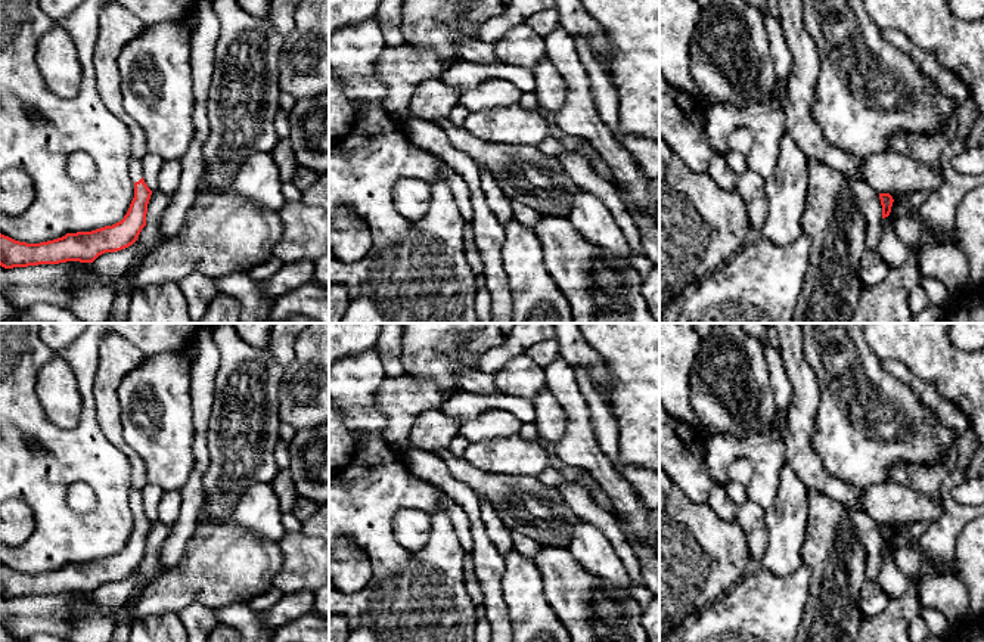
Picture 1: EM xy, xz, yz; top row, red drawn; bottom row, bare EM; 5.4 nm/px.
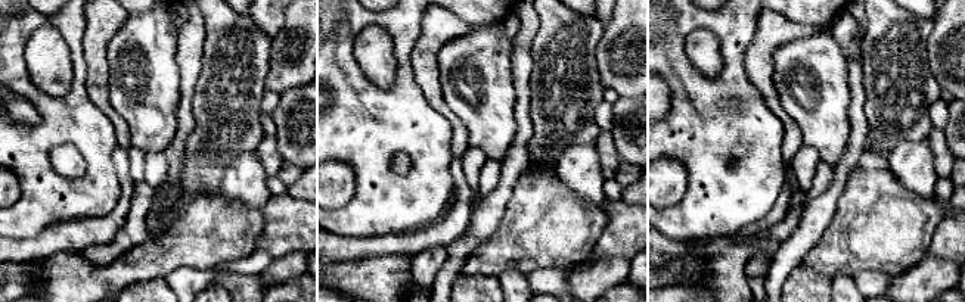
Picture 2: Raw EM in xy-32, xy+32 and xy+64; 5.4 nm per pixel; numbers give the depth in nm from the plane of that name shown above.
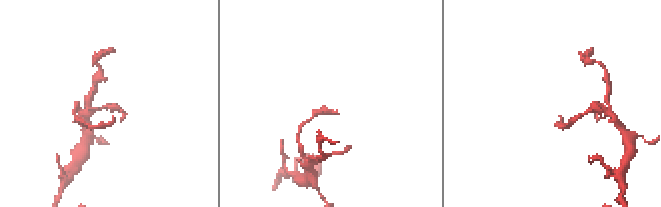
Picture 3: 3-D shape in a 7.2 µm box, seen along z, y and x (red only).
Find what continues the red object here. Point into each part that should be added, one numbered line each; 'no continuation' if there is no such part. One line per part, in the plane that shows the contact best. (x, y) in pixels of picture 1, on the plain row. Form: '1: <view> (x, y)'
1: xy (134, 498)

